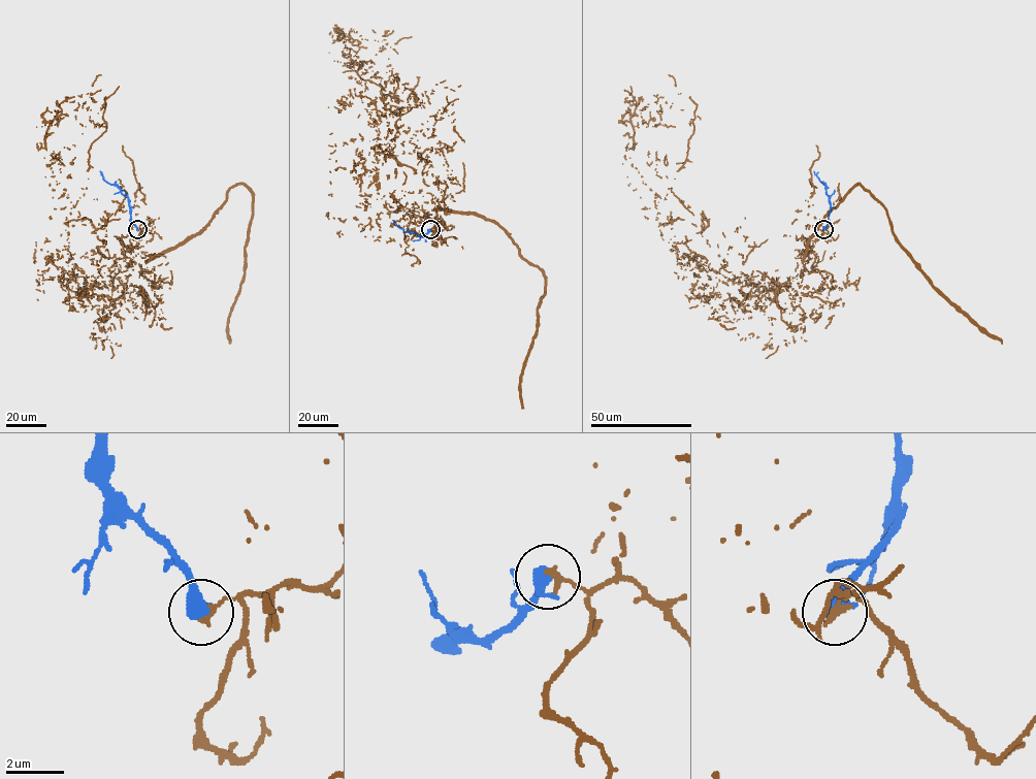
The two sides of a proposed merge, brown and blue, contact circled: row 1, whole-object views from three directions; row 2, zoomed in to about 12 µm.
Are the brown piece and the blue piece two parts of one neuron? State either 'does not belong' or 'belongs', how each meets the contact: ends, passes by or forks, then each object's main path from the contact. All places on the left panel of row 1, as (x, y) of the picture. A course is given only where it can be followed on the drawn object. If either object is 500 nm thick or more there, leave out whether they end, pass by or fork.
does not belong | brown ends | blue passes by | brown via (137, 229), (132, 262), (171, 283), (86, 297), (44, 158), (61, 103), (98, 114), (91, 93) | blue via (137, 229), (131, 220), (128, 199), (117, 186), (104, 180), (100, 171)

